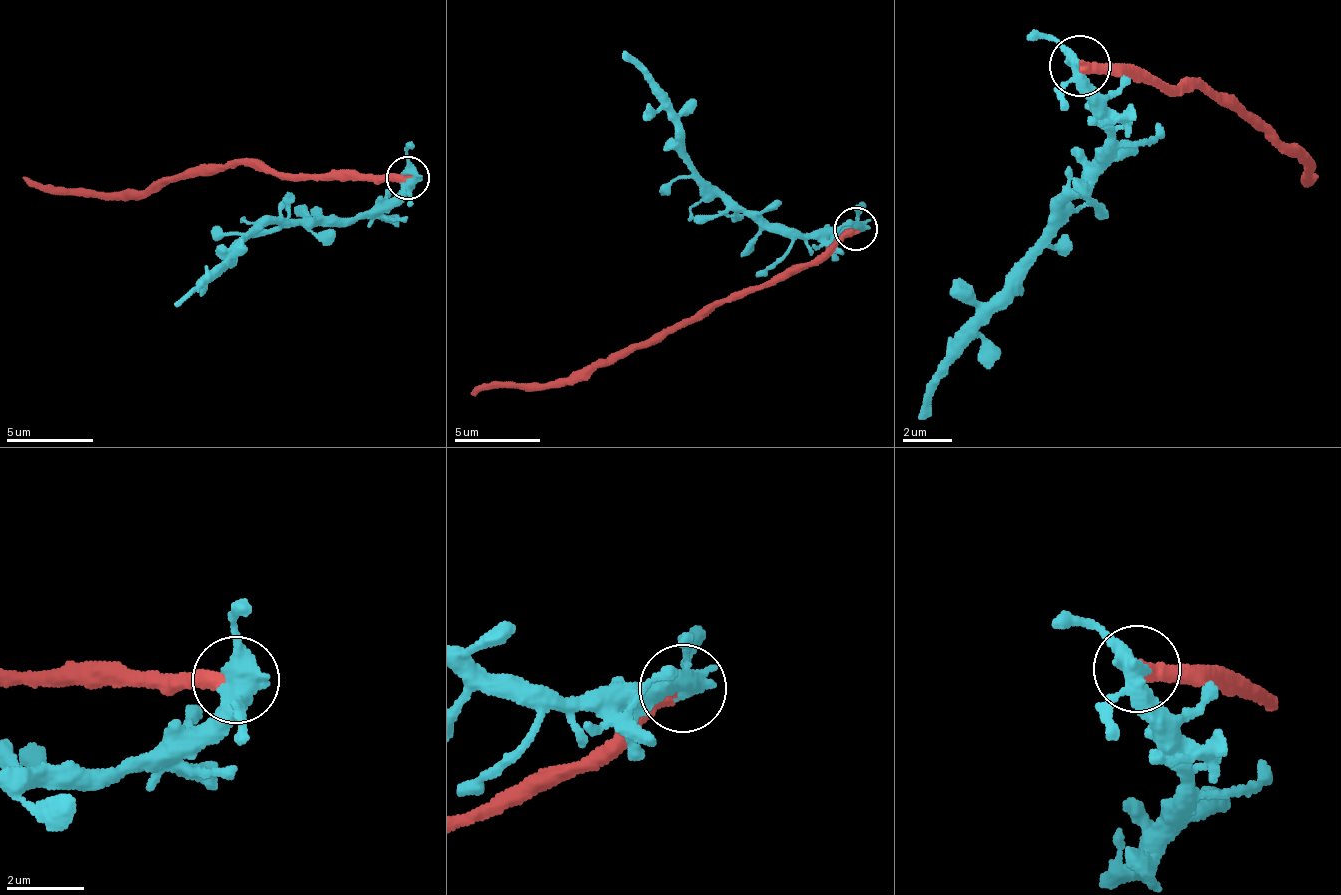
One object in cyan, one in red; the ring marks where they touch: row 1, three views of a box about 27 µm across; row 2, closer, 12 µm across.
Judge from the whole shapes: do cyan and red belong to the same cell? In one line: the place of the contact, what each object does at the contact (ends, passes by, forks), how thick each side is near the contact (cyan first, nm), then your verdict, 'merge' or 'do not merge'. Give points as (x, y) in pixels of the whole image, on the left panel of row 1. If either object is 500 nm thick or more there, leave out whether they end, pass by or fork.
at (407, 177); cyan forks there; red ends there; 440 nm thick on the cyan side, 360 nm on the other; do not merge

